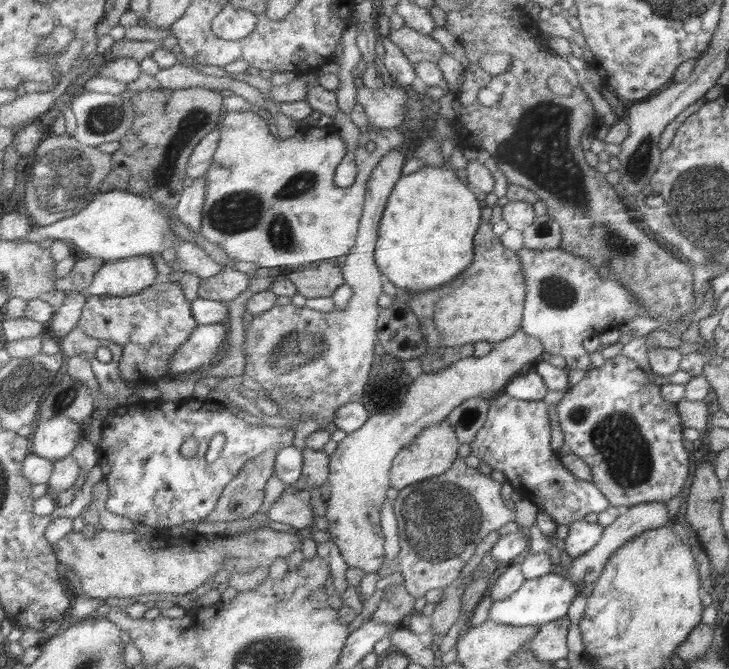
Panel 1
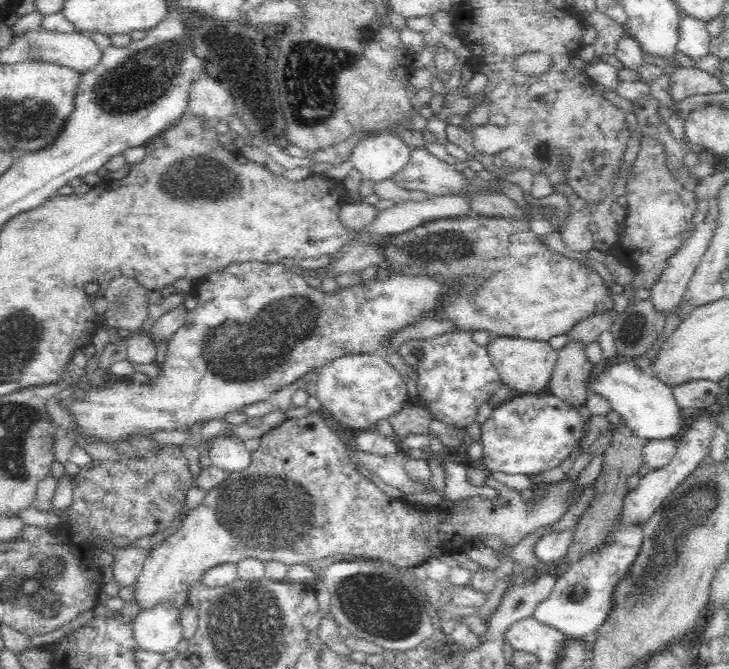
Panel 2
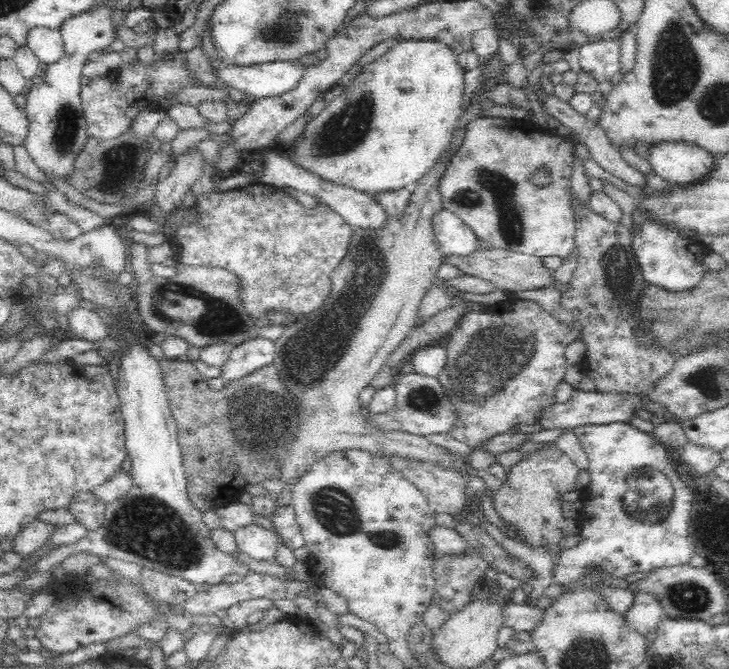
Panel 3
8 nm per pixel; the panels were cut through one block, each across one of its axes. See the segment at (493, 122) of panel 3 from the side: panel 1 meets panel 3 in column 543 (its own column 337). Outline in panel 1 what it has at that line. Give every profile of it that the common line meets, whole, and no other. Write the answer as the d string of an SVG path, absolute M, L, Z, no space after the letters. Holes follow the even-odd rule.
M230 111L225 116L225 119L221 125L221 147L218 150L217 156L213 168L208 172L208 201L204 212L204 222L202 231L204 236L208 240L220 244L224 247L228 254L236 260L242 260L246 262L257 262L262 268L278 268L288 267L293 271L297 271L303 268L313 266L320 261L327 261L334 258L340 258L340 256L349 255L353 248L357 246L359 234L361 231L362 218L365 216L365 209L367 206L367 196L369 195L370 182L373 180L374 174L380 167L380 164L389 156L393 151L402 151L406 147L408 137L402 132L402 129L396 130L380 130L380 132L362 133L359 138L359 148L356 150L356 163L359 167L359 174L357 181L348 188L338 188L336 186L336 172L338 172L338 166L344 162L344 158L350 154L350 148L346 144L346 140L342 138L342 128L335 126L326 128L308 127L306 125L296 133L296 135L287 140L274 136L272 130L270 130L270 122L260 116L257 111ZM374 142L377 145L377 149L374 152L368 150L368 144Z

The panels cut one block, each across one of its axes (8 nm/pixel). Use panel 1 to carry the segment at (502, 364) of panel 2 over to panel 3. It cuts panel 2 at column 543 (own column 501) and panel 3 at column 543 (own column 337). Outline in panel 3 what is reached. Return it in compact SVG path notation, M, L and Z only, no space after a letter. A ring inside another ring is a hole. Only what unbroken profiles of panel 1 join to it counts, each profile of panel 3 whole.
M548 445L539 452L528 453L525 460L518 462L507 473L508 483L491 493L496 512L504 520L511 522L528 544L549 544L553 546L551 554L556 556L561 551L558 542L563 536L578 533L578 523L571 519L566 524L561 524L564 516L561 503L555 500L555 494L579 488L576 485L578 472L574 463L556 445Z

